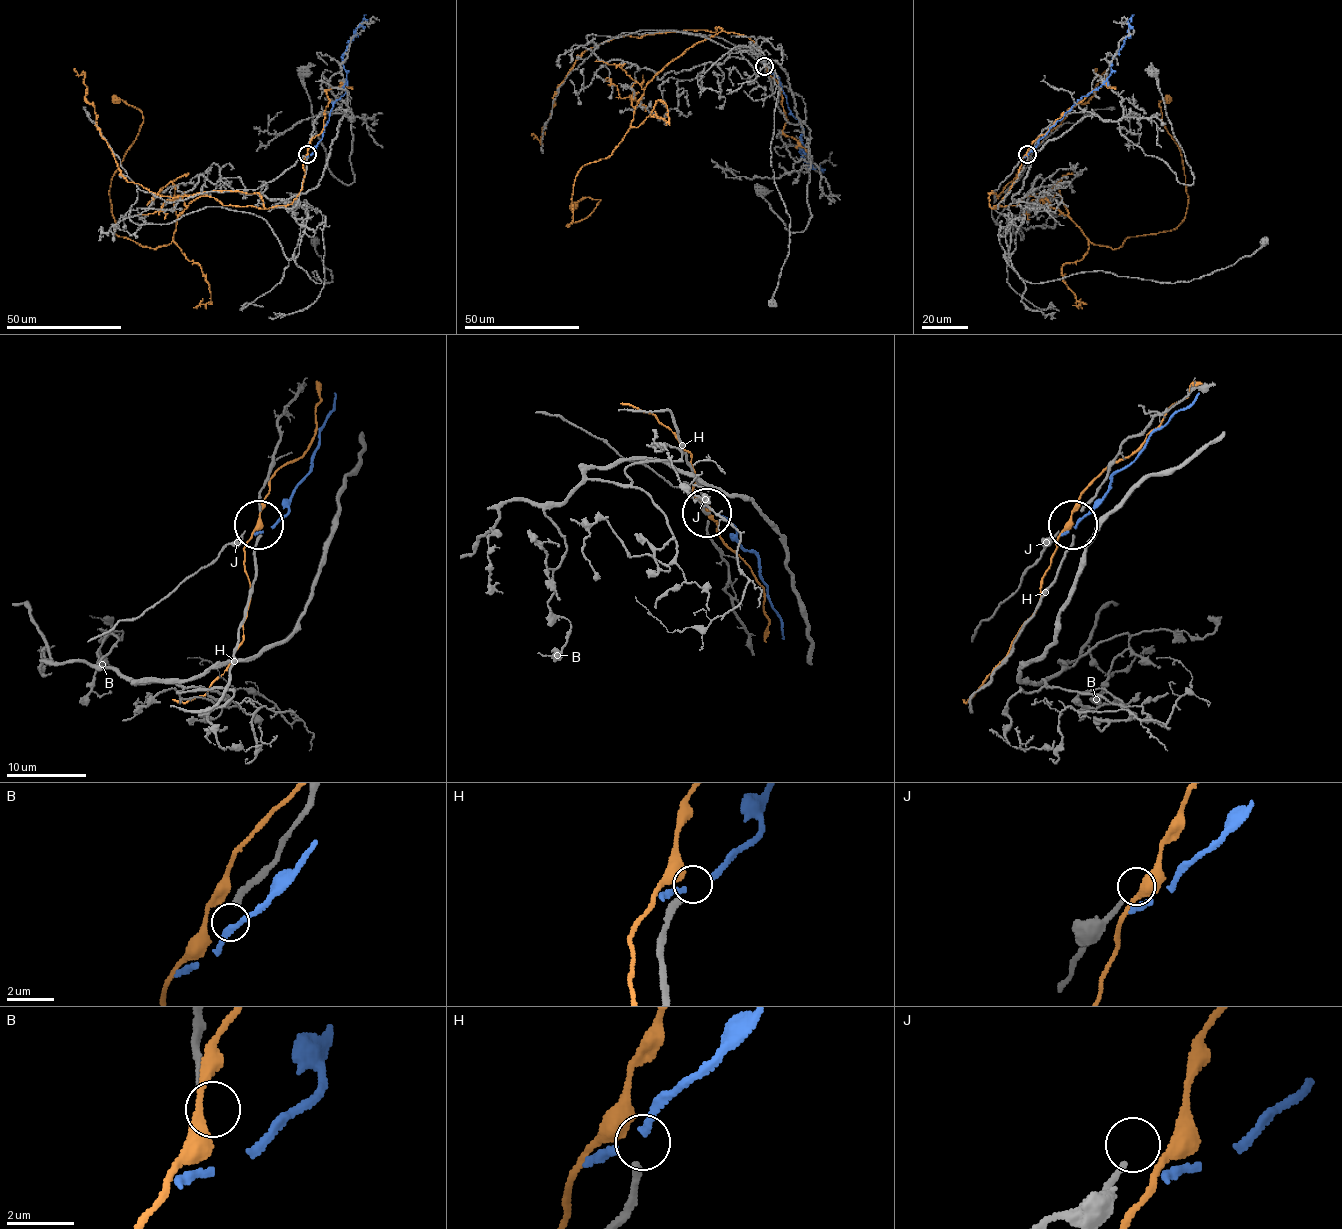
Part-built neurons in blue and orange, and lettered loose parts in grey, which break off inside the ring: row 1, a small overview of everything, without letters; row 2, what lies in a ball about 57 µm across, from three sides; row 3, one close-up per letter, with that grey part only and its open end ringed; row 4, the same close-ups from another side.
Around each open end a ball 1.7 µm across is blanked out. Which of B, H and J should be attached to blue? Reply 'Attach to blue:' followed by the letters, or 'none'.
Attach to blue: none

